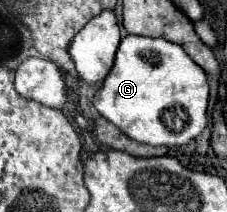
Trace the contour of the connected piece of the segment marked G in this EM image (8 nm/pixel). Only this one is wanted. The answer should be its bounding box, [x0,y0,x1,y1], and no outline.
[93,34,209,148]

